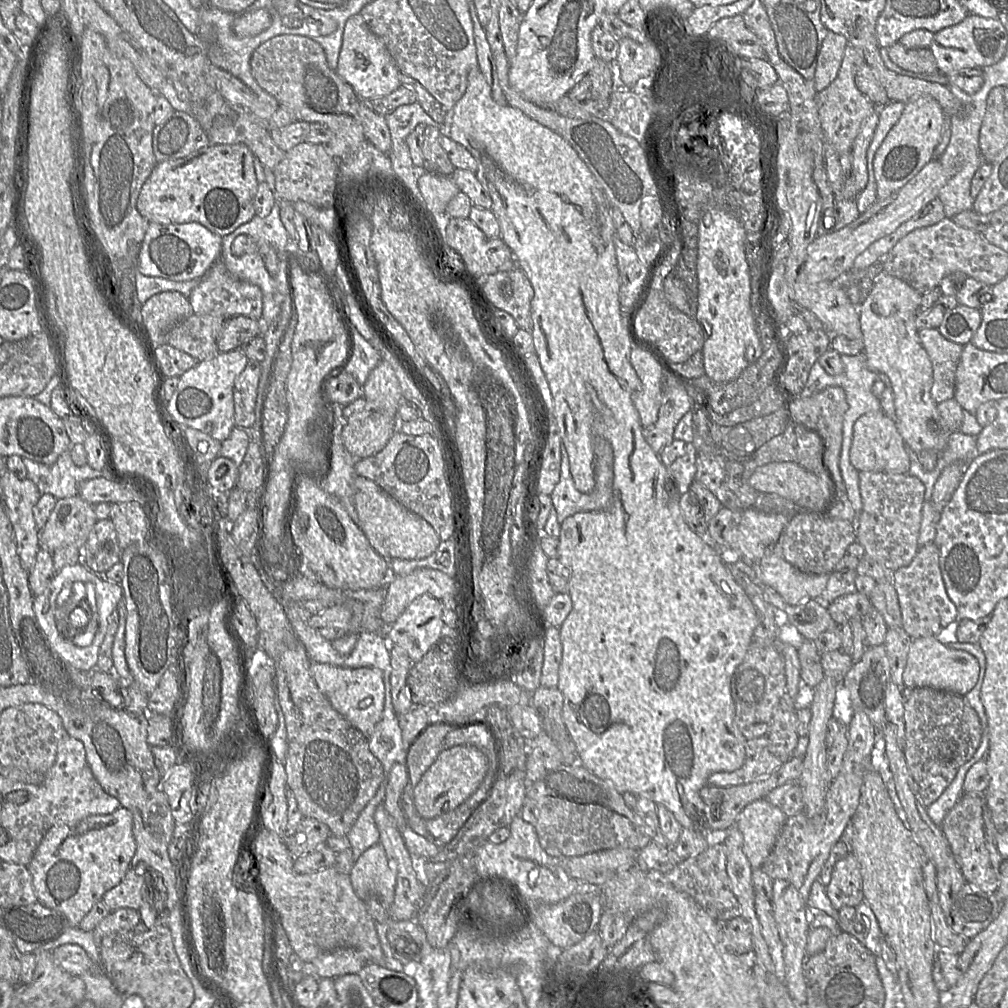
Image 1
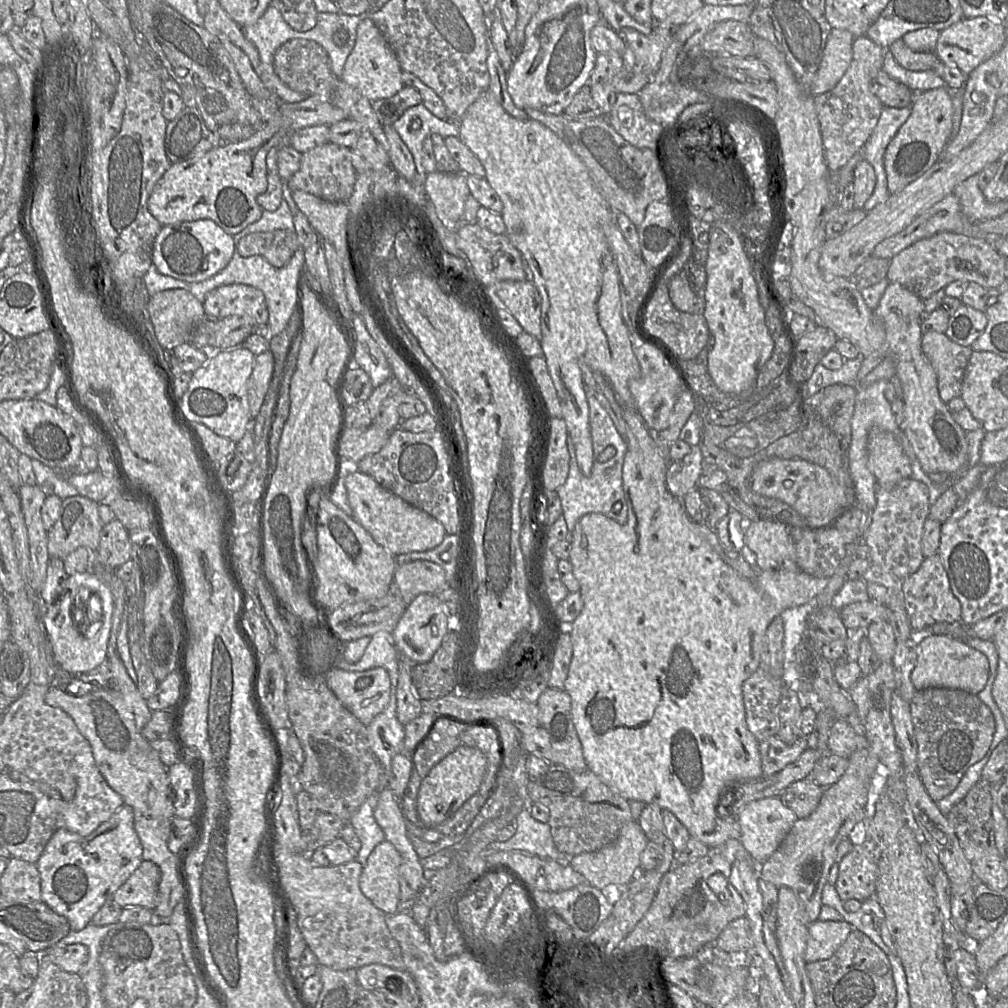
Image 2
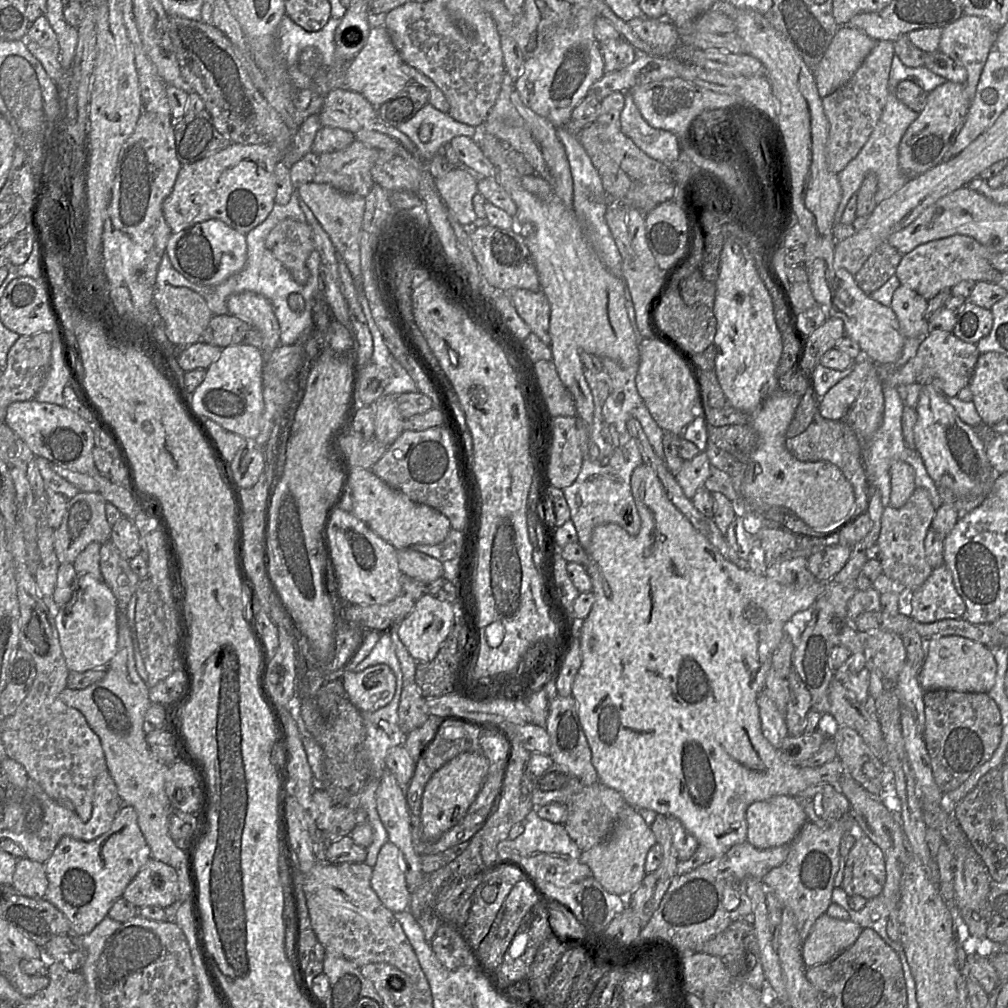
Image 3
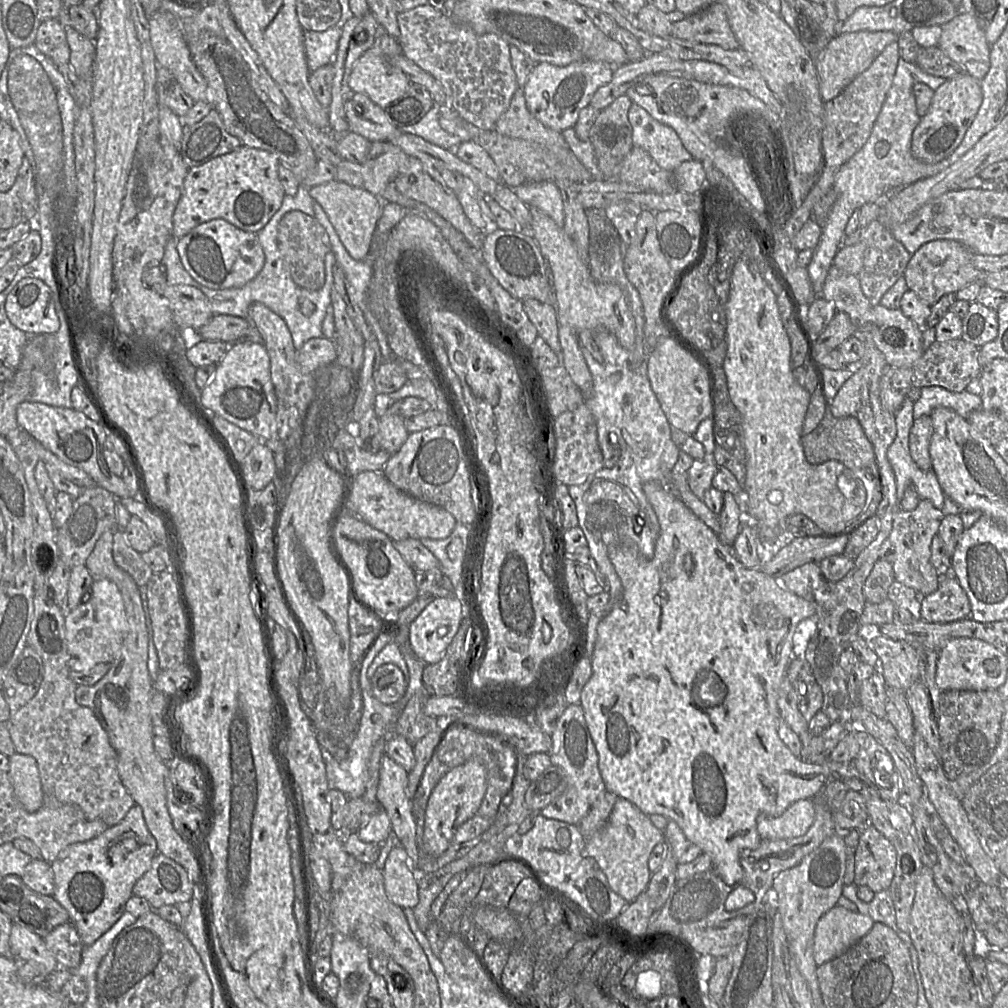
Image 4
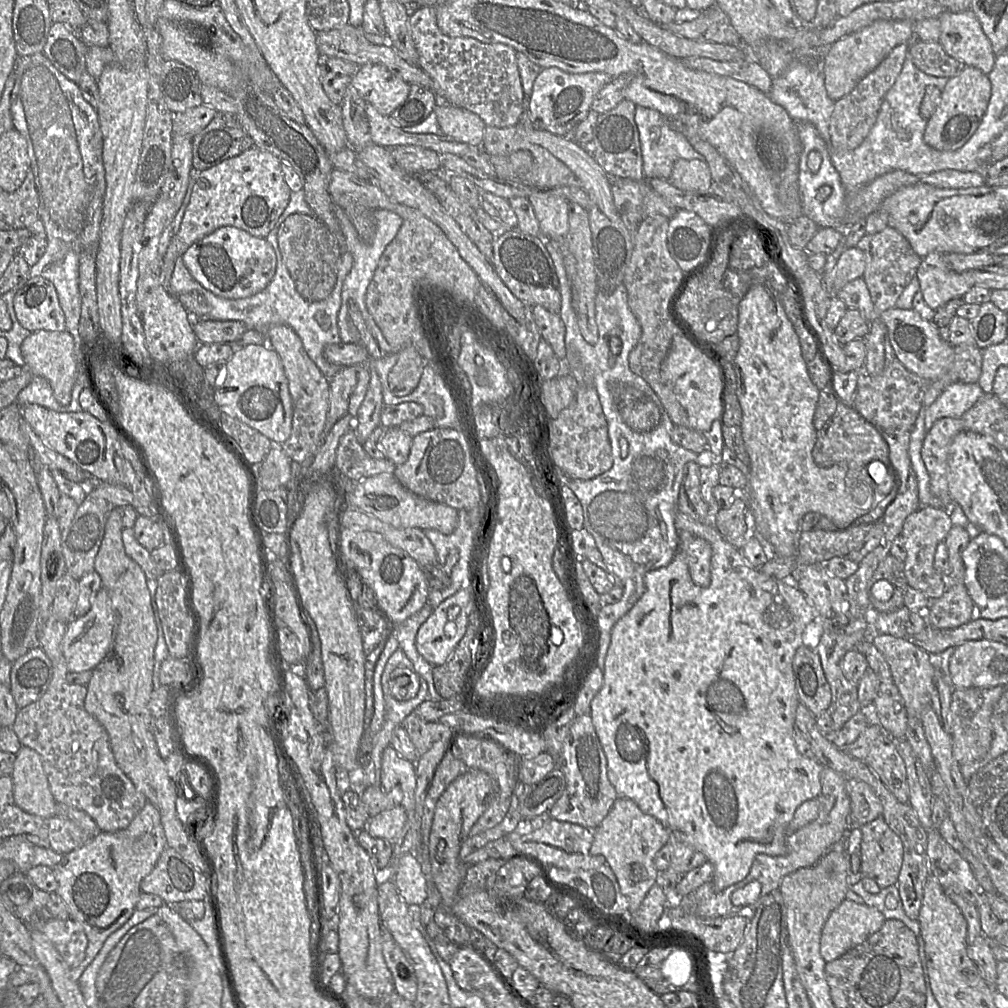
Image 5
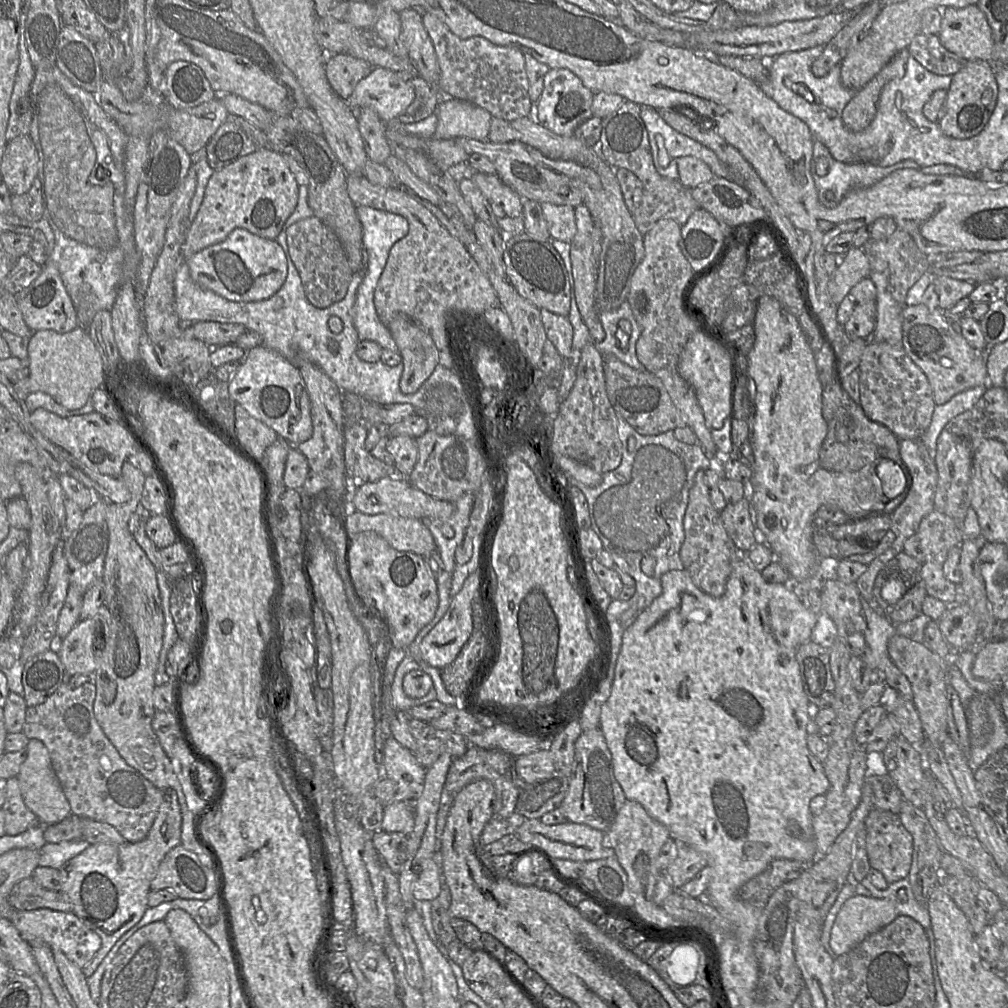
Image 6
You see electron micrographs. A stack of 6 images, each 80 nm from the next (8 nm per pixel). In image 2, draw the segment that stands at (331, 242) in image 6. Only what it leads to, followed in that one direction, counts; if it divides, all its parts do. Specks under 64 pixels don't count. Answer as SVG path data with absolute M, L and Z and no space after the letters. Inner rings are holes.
M277 229L244 236L236 242L236 253L242 257L263 256L276 268L285 266L299 248L295 231Z

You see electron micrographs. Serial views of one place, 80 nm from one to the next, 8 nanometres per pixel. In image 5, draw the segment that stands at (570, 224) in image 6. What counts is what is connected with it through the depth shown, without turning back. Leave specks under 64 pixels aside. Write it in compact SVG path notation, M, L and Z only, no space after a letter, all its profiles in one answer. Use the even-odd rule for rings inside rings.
M535 190L528 197L544 239L563 241L569 230L568 202L552 190Z

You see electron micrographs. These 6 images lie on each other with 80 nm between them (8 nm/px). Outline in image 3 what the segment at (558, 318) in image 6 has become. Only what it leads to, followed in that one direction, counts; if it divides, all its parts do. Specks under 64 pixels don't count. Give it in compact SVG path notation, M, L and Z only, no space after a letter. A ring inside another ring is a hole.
M515 289L507 293L518 315L545 345L550 346L550 304L540 291Z

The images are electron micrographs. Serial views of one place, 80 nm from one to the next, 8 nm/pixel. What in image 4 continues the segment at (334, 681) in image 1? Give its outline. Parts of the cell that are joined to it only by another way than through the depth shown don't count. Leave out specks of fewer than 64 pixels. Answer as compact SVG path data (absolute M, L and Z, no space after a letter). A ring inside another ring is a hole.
M393 664L378 667L370 678L373 696L383 704L393 704L403 697L407 682L402 671Z

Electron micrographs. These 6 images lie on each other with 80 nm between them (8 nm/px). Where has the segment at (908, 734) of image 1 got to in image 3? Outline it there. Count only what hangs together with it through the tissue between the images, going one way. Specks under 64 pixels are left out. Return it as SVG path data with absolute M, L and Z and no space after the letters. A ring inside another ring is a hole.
M927 690L923 695L925 726L922 736L935 783L943 794L956 789L974 770L988 761L1000 741L1001 714L987 692Z

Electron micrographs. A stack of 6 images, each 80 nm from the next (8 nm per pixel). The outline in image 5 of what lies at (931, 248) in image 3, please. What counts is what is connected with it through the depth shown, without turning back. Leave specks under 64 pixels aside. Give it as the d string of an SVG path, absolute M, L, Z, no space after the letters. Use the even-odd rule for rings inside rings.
M931 252L922 258L922 261L917 269L915 278L919 281L920 292L926 304L933 310L946 304L954 298L962 298L972 286L972 281L966 281L962 273L955 272L949 269L944 263L945 253Z

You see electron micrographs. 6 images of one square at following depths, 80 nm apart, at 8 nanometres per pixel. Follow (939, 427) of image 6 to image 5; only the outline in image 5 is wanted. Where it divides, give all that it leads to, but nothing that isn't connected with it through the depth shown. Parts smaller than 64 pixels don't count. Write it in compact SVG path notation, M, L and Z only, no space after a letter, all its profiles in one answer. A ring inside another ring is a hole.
M953 383L946 387L937 399L924 408L926 433L941 418L958 418L968 411L984 392L978 383Z

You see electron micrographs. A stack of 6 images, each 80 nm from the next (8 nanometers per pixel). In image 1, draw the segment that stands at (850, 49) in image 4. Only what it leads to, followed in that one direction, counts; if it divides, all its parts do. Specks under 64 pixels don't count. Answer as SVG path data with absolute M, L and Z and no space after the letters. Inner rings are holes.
M828 31L821 46L814 76L815 90L818 93L837 77L847 45L848 41L843 35Z

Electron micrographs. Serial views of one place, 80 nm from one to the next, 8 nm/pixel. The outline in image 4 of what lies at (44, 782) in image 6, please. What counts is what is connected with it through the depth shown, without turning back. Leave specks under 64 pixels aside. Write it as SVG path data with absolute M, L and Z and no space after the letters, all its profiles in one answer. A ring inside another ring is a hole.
M20 753L10 756L7 774L17 801L27 812L36 812L44 806L44 791L34 757Z

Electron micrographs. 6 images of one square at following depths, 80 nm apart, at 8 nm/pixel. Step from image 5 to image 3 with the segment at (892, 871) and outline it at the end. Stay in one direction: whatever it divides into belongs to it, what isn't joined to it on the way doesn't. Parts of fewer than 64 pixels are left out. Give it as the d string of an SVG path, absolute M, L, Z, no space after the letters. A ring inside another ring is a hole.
M860 835L845 860L840 887L849 897L860 895L869 900L882 893L885 882L883 851L866 835Z

